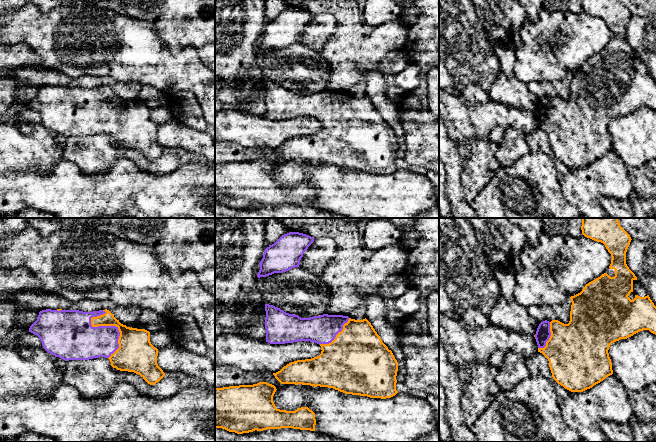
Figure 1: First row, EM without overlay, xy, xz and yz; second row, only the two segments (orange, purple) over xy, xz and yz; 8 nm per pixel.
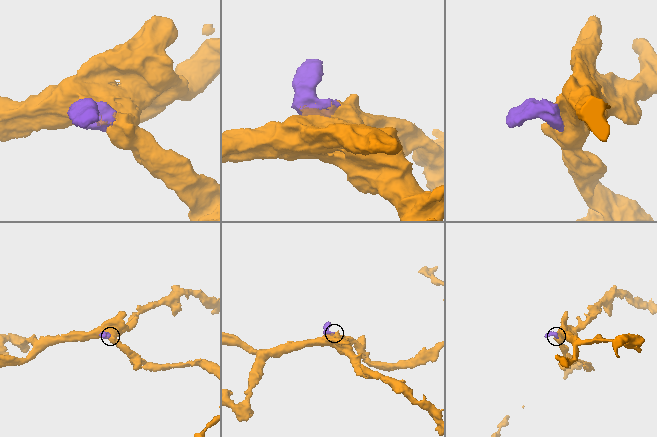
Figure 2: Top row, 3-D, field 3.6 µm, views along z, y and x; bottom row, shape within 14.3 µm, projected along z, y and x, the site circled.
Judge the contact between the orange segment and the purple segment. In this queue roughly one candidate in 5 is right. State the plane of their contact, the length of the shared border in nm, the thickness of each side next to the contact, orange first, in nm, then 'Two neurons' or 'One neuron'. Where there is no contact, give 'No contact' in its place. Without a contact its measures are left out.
Touches orange in xy. Shared border 400 nm. Thickness 240 nm (orange) against 280 nm. One neuron

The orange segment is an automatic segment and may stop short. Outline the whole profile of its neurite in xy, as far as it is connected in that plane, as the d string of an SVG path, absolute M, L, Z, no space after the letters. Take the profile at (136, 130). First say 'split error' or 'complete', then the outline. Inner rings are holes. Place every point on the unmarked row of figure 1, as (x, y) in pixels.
split error | M107 85L93 88L42 86L29 108L40 114L48 129L66 137L105 133L110 136L113 144L139 150L150 161L156 160L165 152L157 140L158 125L150 118L150 108L121 100Z

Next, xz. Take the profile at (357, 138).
split error | M265 80L265 87L266 118L285 120L310 117L319 120L322 126L317 133L291 138L273 149L281 160L328 163L345 170L381 175L391 174L398 169L398 138L366 94L355 96L348 92L328 90L301 94L269 80Z

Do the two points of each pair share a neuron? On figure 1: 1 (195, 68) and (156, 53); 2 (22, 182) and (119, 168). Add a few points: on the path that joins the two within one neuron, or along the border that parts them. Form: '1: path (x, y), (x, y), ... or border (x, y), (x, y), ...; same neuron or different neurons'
1: path (185, 68), (171, 68), (166, 63); same neuron
2: path (46, 185), (95, 185); same neuron

